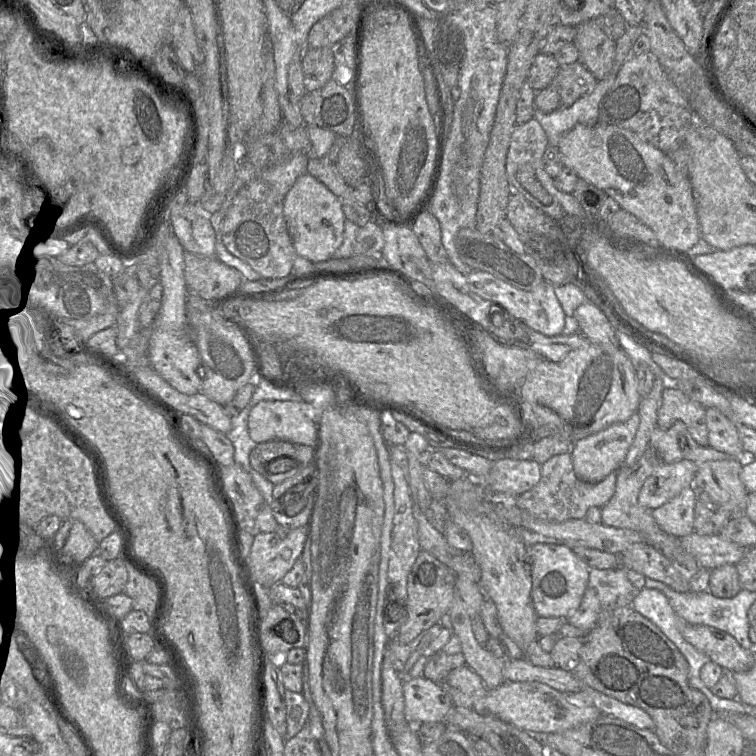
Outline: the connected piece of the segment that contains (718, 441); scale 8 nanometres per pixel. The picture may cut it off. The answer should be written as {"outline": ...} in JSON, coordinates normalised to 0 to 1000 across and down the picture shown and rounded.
{"outline":[[[947,540],[933,541],[933,558],[937,570],[937,590],[979,604],[983,591],[974,562]]]}

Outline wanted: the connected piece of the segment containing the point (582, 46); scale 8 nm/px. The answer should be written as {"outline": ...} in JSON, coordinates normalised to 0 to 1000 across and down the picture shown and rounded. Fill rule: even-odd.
{"outline":[[[791,25],[763,34],[758,57],[766,67],[767,82],[791,107],[808,95],[815,73],[815,54],[798,42]]]}

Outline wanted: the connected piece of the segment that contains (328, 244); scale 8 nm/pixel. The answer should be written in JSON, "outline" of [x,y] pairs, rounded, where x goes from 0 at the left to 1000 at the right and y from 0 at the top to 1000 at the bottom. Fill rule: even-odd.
{"outline":[[[409,229],[393,235],[376,261],[374,284],[394,339],[421,348],[435,344],[452,323],[456,286],[448,263]]]}

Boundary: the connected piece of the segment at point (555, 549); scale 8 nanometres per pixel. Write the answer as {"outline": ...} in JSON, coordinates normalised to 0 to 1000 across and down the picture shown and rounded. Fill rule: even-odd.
{"outline":[[[706,720],[697,725],[696,745],[704,765],[705,803],[712,816],[750,816],[767,802],[782,750],[755,725],[741,720]]]}

